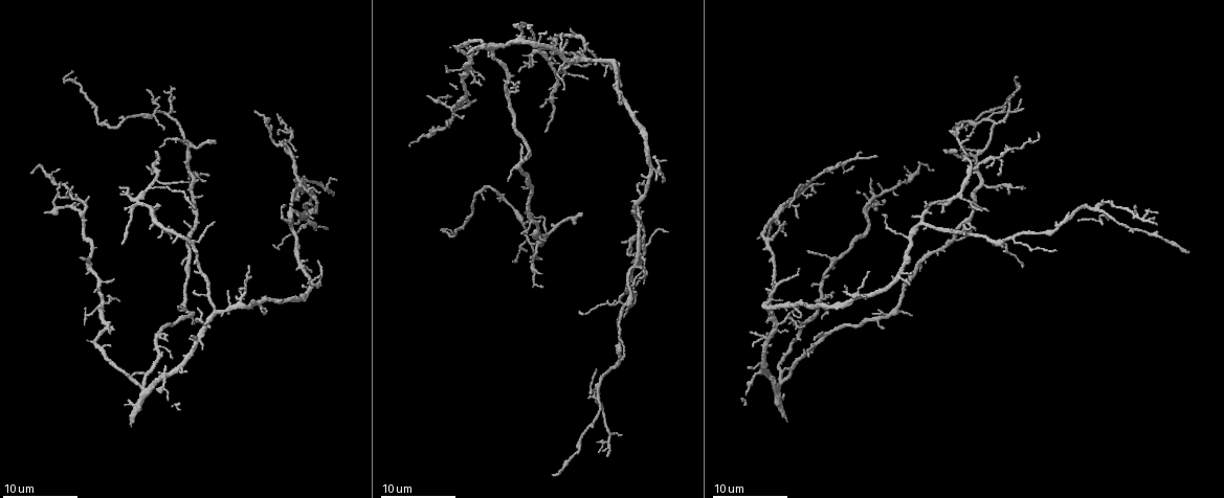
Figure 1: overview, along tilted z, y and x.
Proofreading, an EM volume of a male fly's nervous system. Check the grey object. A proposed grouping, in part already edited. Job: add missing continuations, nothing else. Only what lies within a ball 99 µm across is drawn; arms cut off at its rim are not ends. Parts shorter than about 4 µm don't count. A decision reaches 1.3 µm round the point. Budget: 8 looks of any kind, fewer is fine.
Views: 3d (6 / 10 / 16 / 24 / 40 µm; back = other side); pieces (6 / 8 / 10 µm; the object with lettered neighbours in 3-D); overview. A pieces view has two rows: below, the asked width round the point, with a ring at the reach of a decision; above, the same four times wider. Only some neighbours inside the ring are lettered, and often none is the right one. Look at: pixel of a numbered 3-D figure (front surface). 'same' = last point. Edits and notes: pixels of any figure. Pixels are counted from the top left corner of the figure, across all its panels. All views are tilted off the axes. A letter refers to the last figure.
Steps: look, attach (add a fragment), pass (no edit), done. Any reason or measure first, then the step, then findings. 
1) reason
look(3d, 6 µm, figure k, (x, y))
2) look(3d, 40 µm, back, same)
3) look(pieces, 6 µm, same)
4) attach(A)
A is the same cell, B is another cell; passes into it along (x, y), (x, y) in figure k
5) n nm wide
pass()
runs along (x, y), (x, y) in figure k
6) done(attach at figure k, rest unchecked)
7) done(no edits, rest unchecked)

thin end
look(pieces, 10 µm, figure 1, (605, 457))

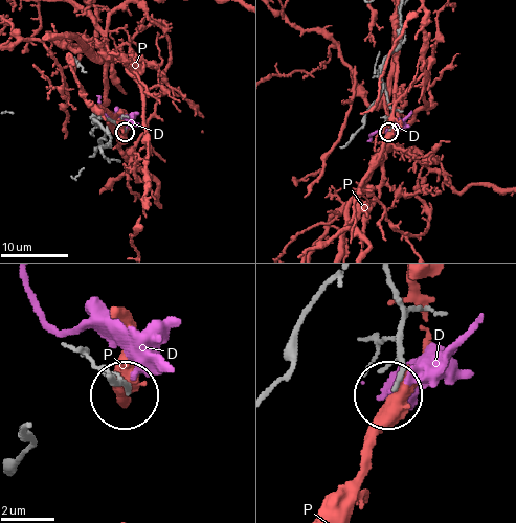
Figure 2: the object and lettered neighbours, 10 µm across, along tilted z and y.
pass()
D and P are other cells; runs along (388, 280), (403, 316), (395, 389) in figure 2; no lettered fragment goes on from it

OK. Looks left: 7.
branch stops here
look(3d, 6 µm, figure 1, (1186, 252))

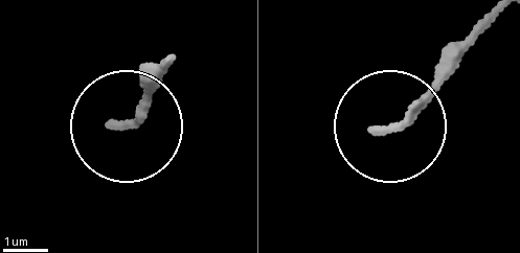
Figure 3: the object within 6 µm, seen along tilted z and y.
what lies round it
look(pieces, 8 µm, figure 3, (111, 124))

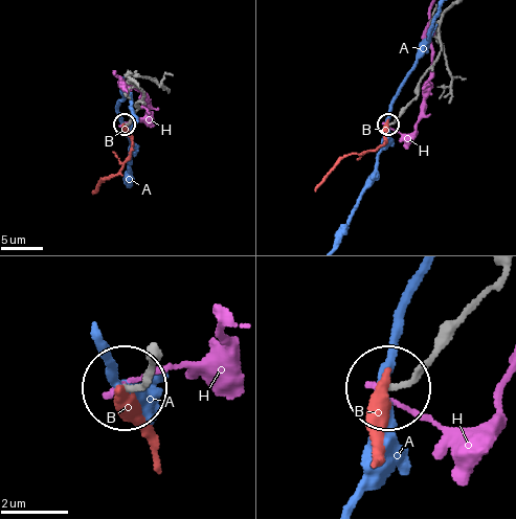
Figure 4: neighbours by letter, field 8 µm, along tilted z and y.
pass()
A, B and H are other cells; runs along (446, 9), (438, 59), (421, 80), (418, 95), (389, 123) in figure 4; no lettered fragment goes on from it

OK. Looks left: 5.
an open end
look(pieces, 10 µm, figure 1, (943, 153))

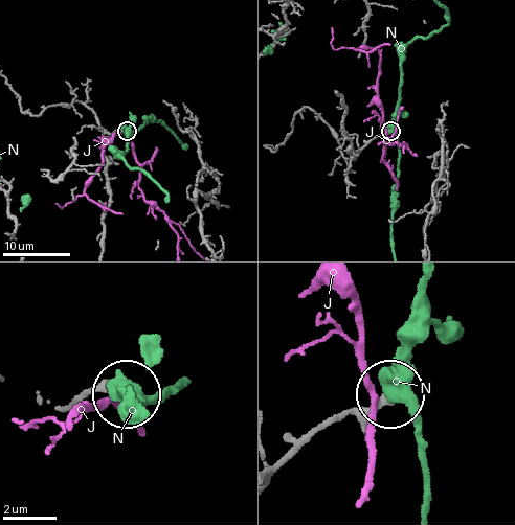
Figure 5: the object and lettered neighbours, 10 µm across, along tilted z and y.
pass()
J and N are other cells; no lettered fragment goes on from it

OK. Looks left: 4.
an open end
look(3d, 10 µm, figure 1, (256, 111))

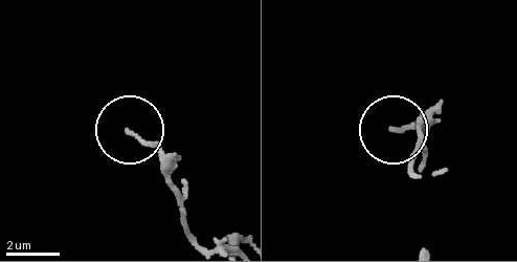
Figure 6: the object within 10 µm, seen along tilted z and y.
look(pieces, 6 µm, figure 6, (130, 131))

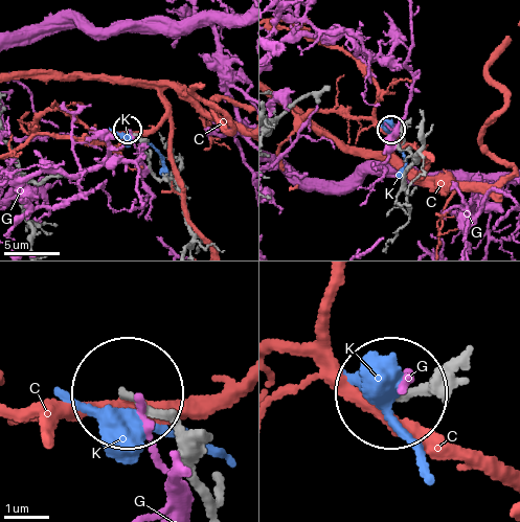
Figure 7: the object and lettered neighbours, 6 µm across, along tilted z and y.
pass()
C, G and K are other cells; runs along (216, 507), (176, 430), (128, 399) in figure 7; no lettered fragment goes on from it

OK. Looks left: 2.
done(no edits, rest unchecked)

